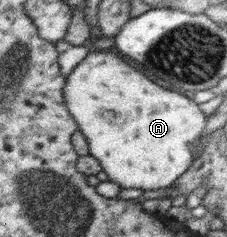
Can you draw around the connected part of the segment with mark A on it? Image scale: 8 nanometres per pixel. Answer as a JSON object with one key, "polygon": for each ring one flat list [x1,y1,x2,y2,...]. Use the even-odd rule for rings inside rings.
{"polygon":[[91,51,66,79,67,108,88,139,90,154,107,174,109,181,116,183,120,189,153,191,171,186,187,169,187,147,193,149,203,131,203,113,199,111,197,103,181,93,153,85,123,59,105,51]]}

